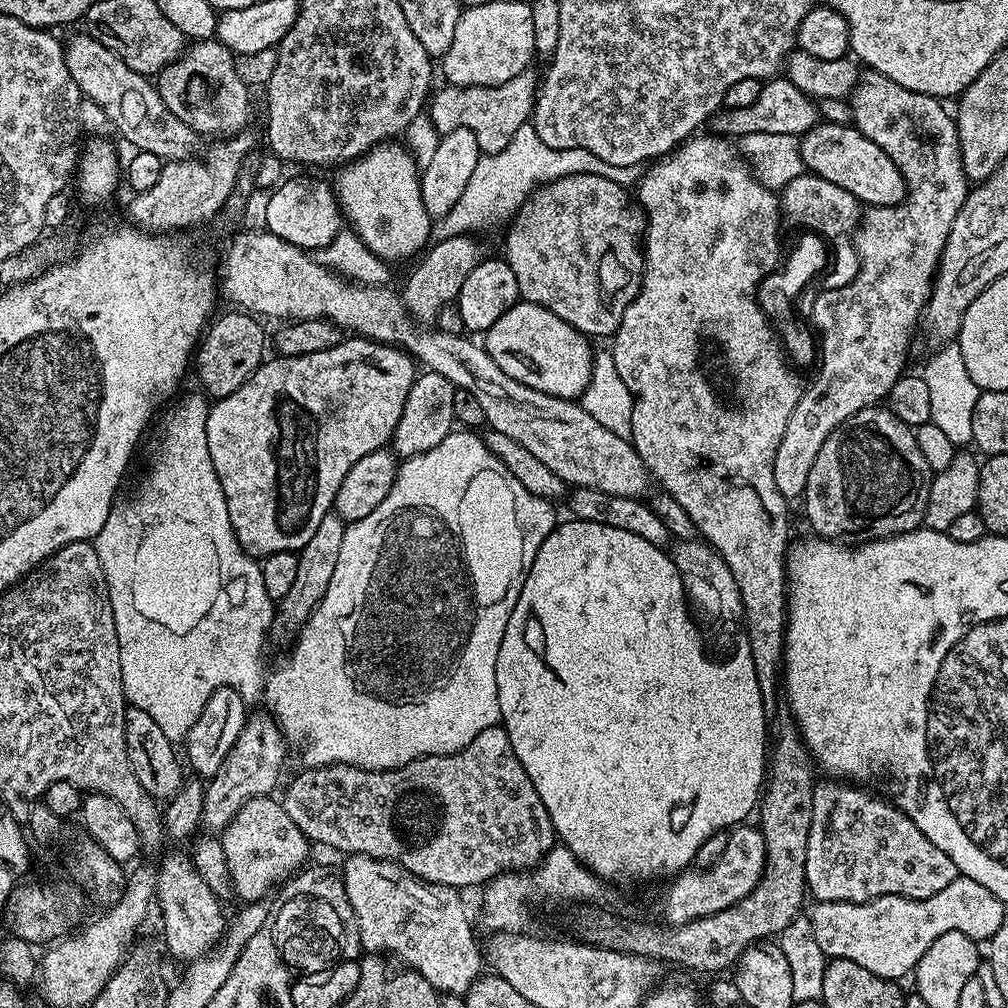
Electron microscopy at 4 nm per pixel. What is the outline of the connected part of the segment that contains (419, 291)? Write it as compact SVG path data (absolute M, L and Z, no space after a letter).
M468 234L437 240L419 257L420 265L409 274L408 281L405 282L404 288L402 287L404 305L413 317L424 322L431 321L438 314L438 310L442 310L442 306L455 301L456 295L462 290L462 282L466 282L466 274L470 274L470 270L474 270L474 266L479 264L482 259L479 246L472 240L474 240L473 237Z

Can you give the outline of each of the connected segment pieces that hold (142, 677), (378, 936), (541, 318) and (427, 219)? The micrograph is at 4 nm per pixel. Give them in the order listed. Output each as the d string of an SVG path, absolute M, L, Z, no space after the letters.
M195 391L190 393L173 410L172 417L169 418L168 425L164 428L164 437L160 440L160 453L156 456L156 465L149 470L148 477L144 480L144 489L133 500L128 500L125 504L117 503L113 507L111 514L106 518L102 530L94 538L96 553L102 562L102 574L106 574L110 606L114 610L114 626L118 634L118 650L122 658L122 682L124 683L124 694L127 703L138 710L146 710L146 714L150 714L150 718L154 718L154 722L158 722L158 726L162 726L162 734L166 734L166 738L170 738L174 742L180 742L187 737L188 725L196 721L198 714L202 714L202 710L206 706L210 694L214 694L214 690L233 688L245 702L252 702L252 700L258 699L264 692L264 700L268 703L265 704L267 711L276 717L280 731L284 733L285 741L291 747L293 744L294 747L300 748L300 756L304 759L304 762L302 762L304 768L317 768L323 764L349 764L359 768L400 768L403 764L411 762L411 760L421 760L423 756L445 756L451 752L462 750L470 742L474 742L474 738L478 738L478 734L482 734L482 730L497 727L501 723L501 718L500 707L498 706L496 667L498 666L498 650L502 646L502 634L506 630L506 622L510 622L510 614L518 602L518 594L522 594L522 582L526 582L526 578L530 574L530 566L534 562L534 554L538 554L538 546L542 546L542 542L550 535L558 523L556 512L552 509L555 507L541 496L535 496L530 490L526 490L526 486L522 486L522 482L518 482L518 478L514 478L514 474L510 474L510 470L506 470L503 462L485 446L483 435L477 434L475 431L453 430L442 439L442 442L439 442L432 449L418 453L416 456L407 457L397 467L396 481L390 492L386 494L386 498L382 498L382 502L378 506L374 506L374 510L370 510L370 514L366 514L366 518L351 521L345 527L342 534L342 551L338 553L338 563L334 569L334 575L330 578L330 586L326 586L326 594L322 594L318 606L312 611L312 615L308 617L304 627L300 629L295 637L294 645L296 644L296 649L292 652L292 660L286 661L284 668L274 669L269 674L268 681L264 684L264 639L266 640L266 633L260 628L260 583L262 582L262 570L258 566L257 561L250 558L248 553L244 551L244 548L240 545L238 538L234 534L234 526L230 522L230 510L226 510L226 498L222 494L222 482L218 482L218 474L214 474L214 462L210 462L210 446L206 446L206 418L208 417L210 400L203 391Z
M352 854L347 857L348 860L342 867L342 879L346 886L346 896L350 898L350 906L356 915L356 925L360 927L360 947L368 954L387 954L389 957L397 956L401 960L401 965L407 966L411 971L422 974L422 978L426 978L426 982L430 982L430 986L436 989L437 993L447 994L449 996L464 996L468 991L468 987L473 984L477 976L482 972L482 948L476 945L476 936L472 933L472 924L468 921L468 912L464 909L464 900L459 891L445 884L432 884L428 880L418 878L414 874L406 871L401 864L394 864L391 860L379 860L373 856L362 856Z
M517 302L513 308L506 310L506 314L502 314L502 318L498 318L498 322L494 322L494 326L490 326L488 331L483 333L482 343L490 358L494 358L494 362L498 362L498 366L506 370L510 378L551 396L560 396L564 400L579 397L592 377L594 348L588 345L591 344L589 337L562 318L558 318L558 314L543 308L541 304Z
M403 143L375 144L355 160L347 161L340 170L334 181L336 201L343 219L352 223L349 225L371 252L393 262L403 256L415 257L429 243L434 220L422 202L420 172Z

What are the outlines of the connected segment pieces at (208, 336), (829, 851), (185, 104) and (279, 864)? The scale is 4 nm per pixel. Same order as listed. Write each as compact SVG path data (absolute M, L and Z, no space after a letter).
M243 310L232 311L236 312L228 312L220 317L217 315L207 325L194 352L194 372L196 368L196 376L201 384L199 387L212 398L234 394L238 386L252 377L254 370L260 367L266 356L264 328L260 325L263 323L255 315Z
M817 779L813 783L810 838L806 842L806 888L811 895L812 892L816 895L817 901L845 900L846 902L861 904L862 902L870 902L879 896L905 896L911 900L921 900L922 898L930 898L930 894L938 894L938 890L946 890L946 886L950 886L950 882L956 880L958 873L950 854L942 854L942 850L938 850L938 846L934 846L934 842L930 842L930 838L926 838L926 834L922 834L922 830L918 830L918 826L914 826L912 819L903 810L897 808L891 800L883 795L880 795L881 797L875 796L874 793L864 789L867 787L857 786L852 782L836 782L832 788L831 782L833 783L833 781L828 780Z
M215 38L189 43L177 60L171 60L158 73L154 83L164 108L182 118L201 137L227 138L248 126L249 85L238 78L236 56Z
M258 796L243 804L234 819L225 826L219 841L222 850L226 850L232 889L244 902L261 901L272 887L275 889L297 870L303 869L310 849L308 837L294 826L283 803L272 796Z

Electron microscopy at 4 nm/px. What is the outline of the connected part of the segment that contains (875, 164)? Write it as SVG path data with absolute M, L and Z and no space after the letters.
M817 122L807 129L799 137L800 152L807 171L816 176L826 178L826 182L834 182L834 186L842 186L850 194L854 194L857 201L879 206L882 204L897 203L906 192L906 185L898 166L882 151L874 141L866 138L851 123L834 122L834 124L824 124Z

